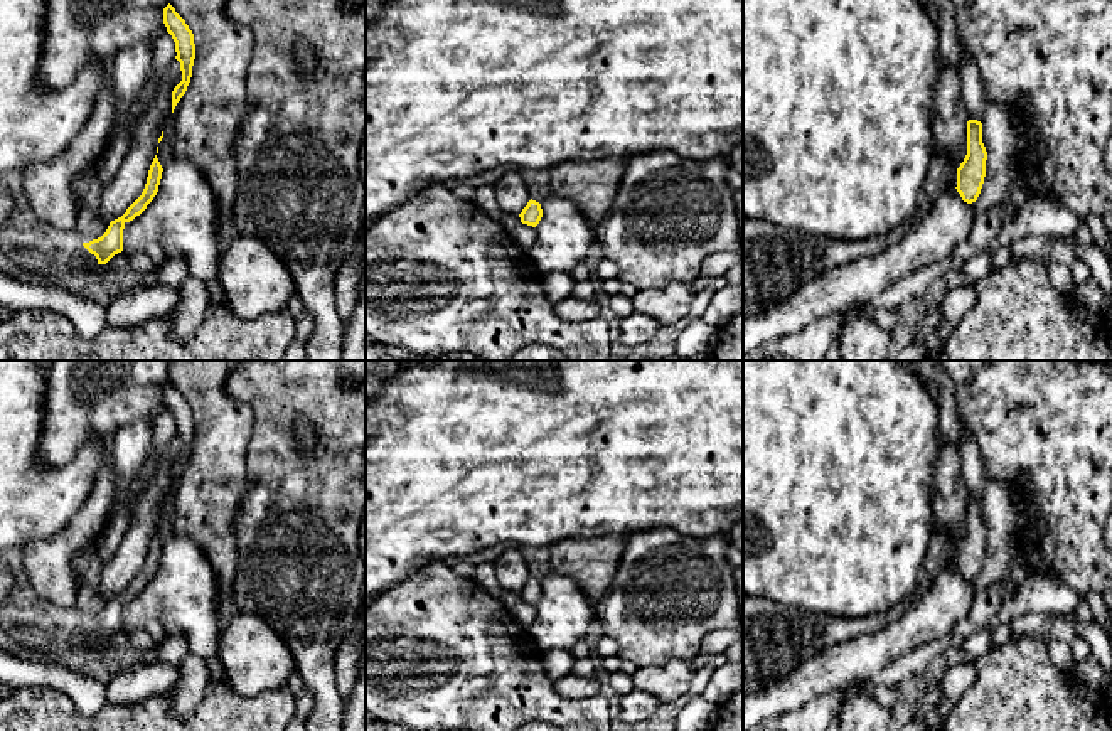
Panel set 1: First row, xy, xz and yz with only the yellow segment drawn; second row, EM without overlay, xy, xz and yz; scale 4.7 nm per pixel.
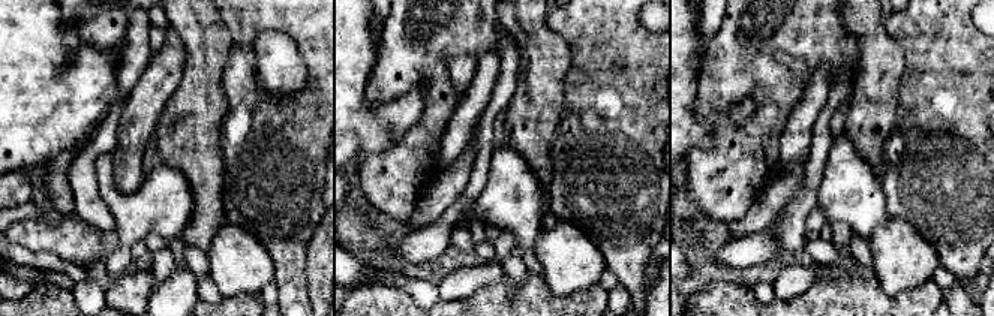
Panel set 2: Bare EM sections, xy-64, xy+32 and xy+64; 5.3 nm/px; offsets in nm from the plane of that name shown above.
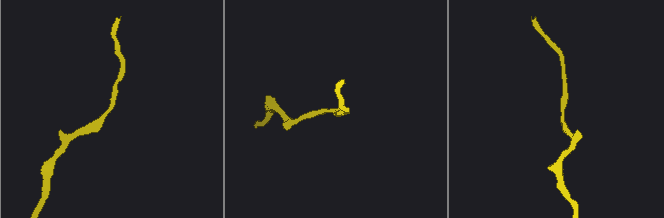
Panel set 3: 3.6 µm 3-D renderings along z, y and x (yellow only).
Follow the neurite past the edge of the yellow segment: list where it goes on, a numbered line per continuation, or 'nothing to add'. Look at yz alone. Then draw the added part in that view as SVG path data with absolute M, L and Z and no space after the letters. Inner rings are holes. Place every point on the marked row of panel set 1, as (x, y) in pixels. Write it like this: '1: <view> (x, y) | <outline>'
nothing to add

